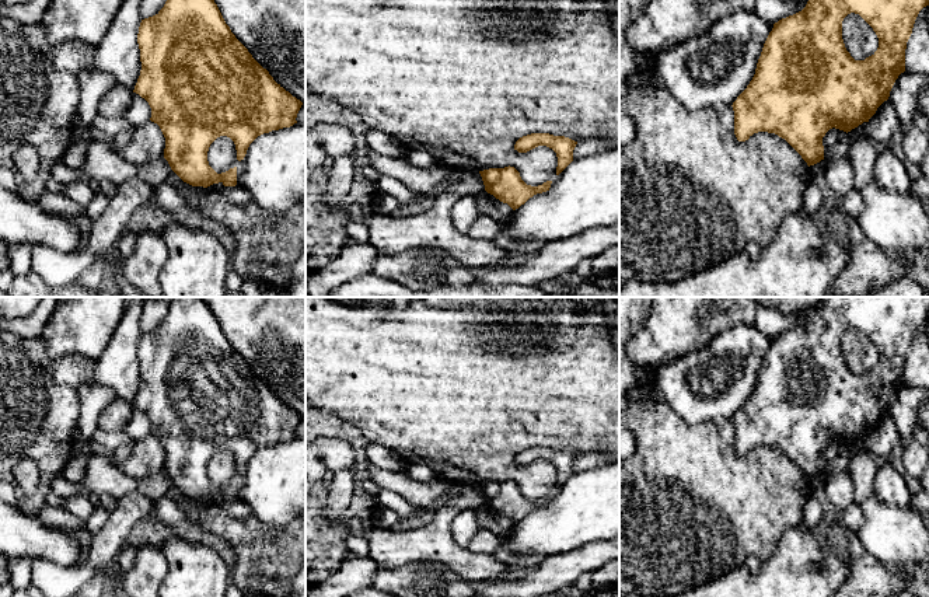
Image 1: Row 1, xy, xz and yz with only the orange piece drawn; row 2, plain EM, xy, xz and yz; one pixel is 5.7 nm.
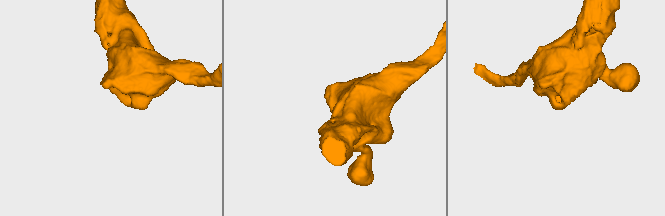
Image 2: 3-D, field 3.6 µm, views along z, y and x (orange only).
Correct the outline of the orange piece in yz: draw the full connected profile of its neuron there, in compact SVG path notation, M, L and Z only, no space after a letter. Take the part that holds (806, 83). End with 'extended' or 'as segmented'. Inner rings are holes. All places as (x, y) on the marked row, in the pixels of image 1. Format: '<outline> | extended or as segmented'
M808 0L801 11L775 22L752 80L731 105L737 140L745 142L758 132L775 133L785 139L808 167L824 160L823 137L830 129L848 133L869 122L877 108L888 100L895 80L905 71L905 49L915 20L926 6L929 0ZM851 13L859 14L879 38L877 50L865 60L855 60L842 39L842 21Z | as segmented

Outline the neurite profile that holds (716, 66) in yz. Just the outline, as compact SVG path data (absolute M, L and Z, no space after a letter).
M740 10L717 21L708 32L689 38L649 59L673 97L691 111L719 102L733 105L752 80L764 43L773 24L755 11Z

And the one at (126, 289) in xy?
M119 254L115 255L116 262L112 265L113 270L116 272L116 282L118 286L125 297L149 297L132 284L128 283L128 280L123 277L123 262L125 258Z

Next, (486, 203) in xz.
M486 191L478 193L475 199L479 214L486 214L502 223L507 221L514 212L507 203L500 202Z

